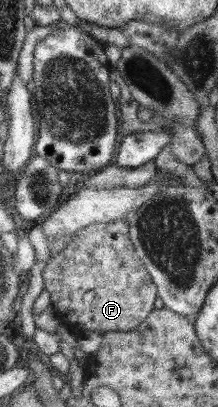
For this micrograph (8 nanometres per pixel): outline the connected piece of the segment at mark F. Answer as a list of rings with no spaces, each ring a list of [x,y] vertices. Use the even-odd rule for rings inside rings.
[[[128,220],[98,222],[82,228],[71,239],[65,250],[53,255],[44,268],[44,289],[52,297],[53,309],[67,325],[77,325],[83,331],[92,331],[104,336],[114,331],[132,332],[149,319],[159,298],[158,288],[148,268],[136,256],[136,246],[130,237]]]

